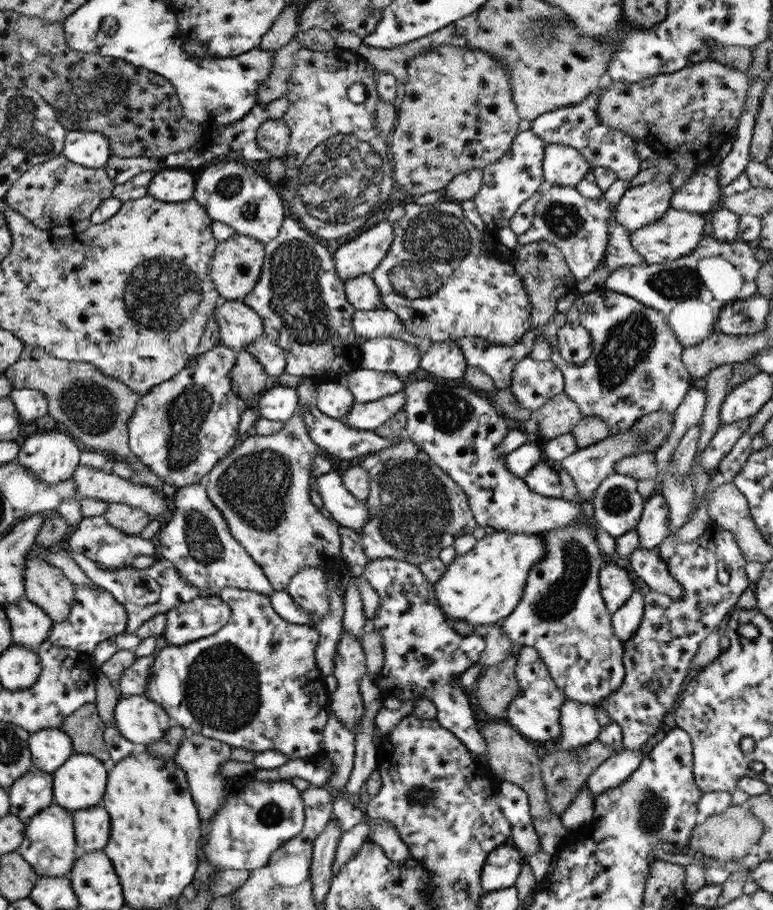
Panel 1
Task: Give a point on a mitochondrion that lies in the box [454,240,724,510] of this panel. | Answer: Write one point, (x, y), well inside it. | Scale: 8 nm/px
(627, 343)

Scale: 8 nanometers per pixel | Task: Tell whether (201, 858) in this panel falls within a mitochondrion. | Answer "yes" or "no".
no

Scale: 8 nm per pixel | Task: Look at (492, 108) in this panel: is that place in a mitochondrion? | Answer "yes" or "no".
no

